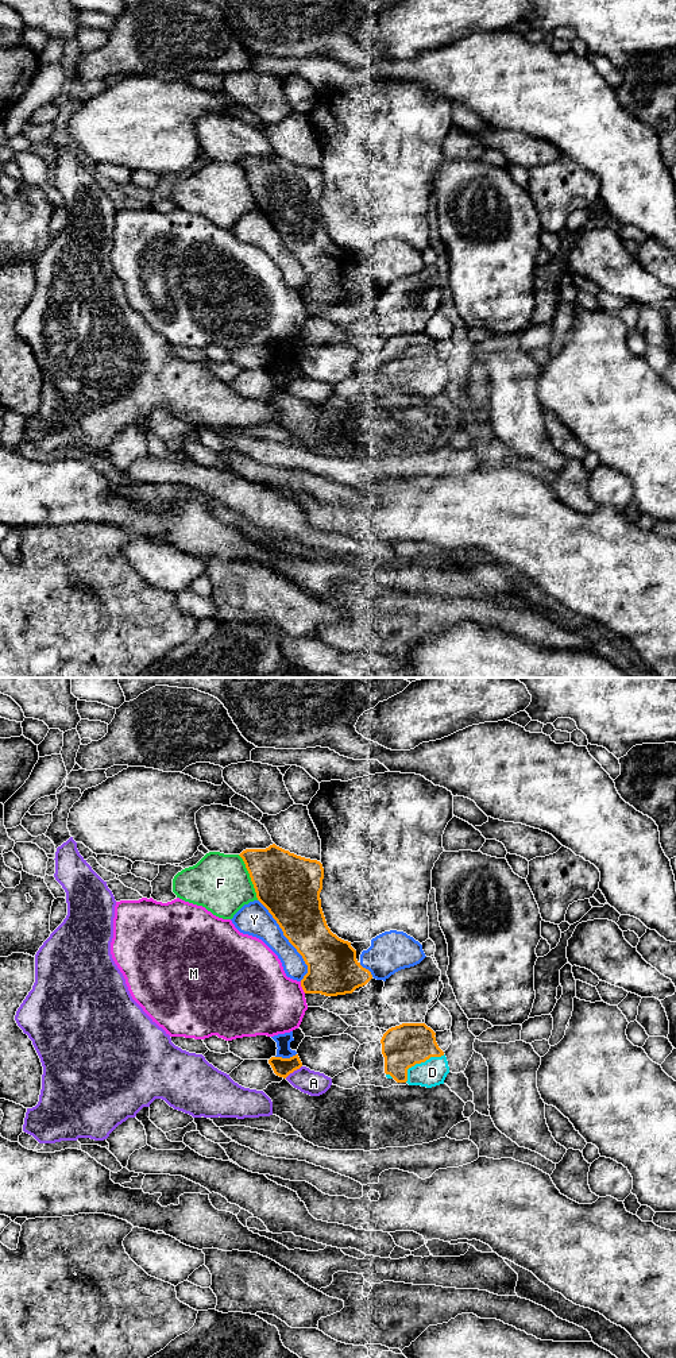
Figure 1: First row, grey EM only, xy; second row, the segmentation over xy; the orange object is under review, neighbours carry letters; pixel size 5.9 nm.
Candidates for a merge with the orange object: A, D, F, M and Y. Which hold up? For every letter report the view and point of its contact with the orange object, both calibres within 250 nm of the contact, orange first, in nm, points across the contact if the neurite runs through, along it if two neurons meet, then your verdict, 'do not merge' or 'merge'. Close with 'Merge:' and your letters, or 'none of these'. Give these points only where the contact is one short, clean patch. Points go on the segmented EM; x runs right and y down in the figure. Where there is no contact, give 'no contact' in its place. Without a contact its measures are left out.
A: contact xy (293, 1071); calibres 110 and 140 nm; border xy (301, 1065), (285, 1077); do not merge
D: contact xy (420, 1063); calibres 260 and 160 nm; way xy (402, 1046), (420, 1063), (432, 1072); merge
F: contact xy (250, 876); calibres 380 and 340 nm; do not merge
M: contact xy (301, 986); calibres 300 and 420 nm; do not merge
Y: contact xy (288, 938); calibres 320 and 190 nm; do not merge
Merge: D

